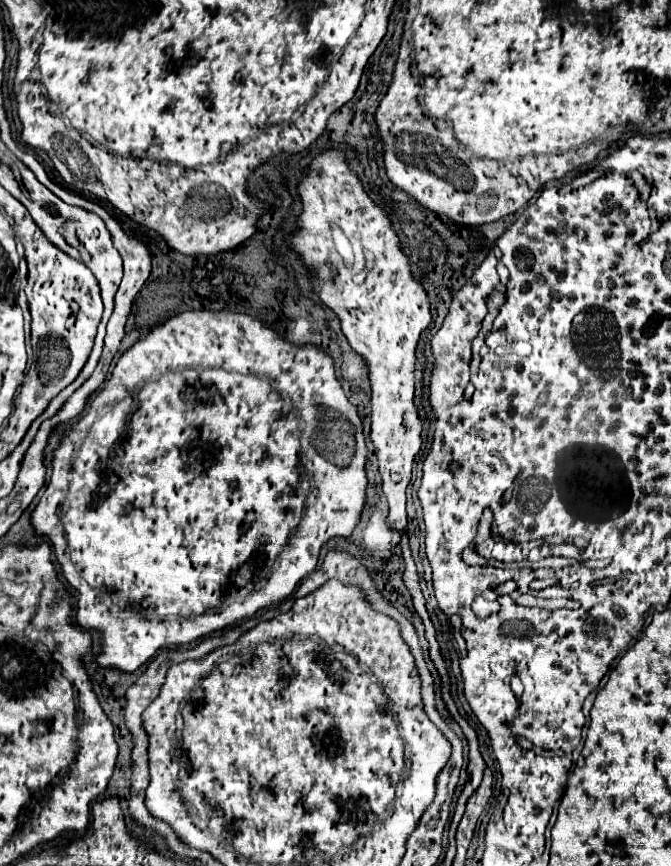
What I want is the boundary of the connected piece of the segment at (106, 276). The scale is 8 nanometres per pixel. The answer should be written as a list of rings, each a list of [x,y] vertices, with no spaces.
[[[36,175],[32,177],[32,211],[30,211],[30,215],[36,221],[36,225],[44,231],[44,235],[58,249],[62,249],[70,257],[86,263],[86,267],[94,273],[94,277],[98,279],[100,289],[102,289],[104,313],[110,315],[110,311],[114,309],[114,293],[122,279],[122,259],[120,259],[120,253],[116,251],[116,247],[112,245],[110,231],[106,229],[104,221],[92,211],[86,211],[76,205],[68,205],[62,199],[58,199],[48,187],[44,187],[36,179]]]

